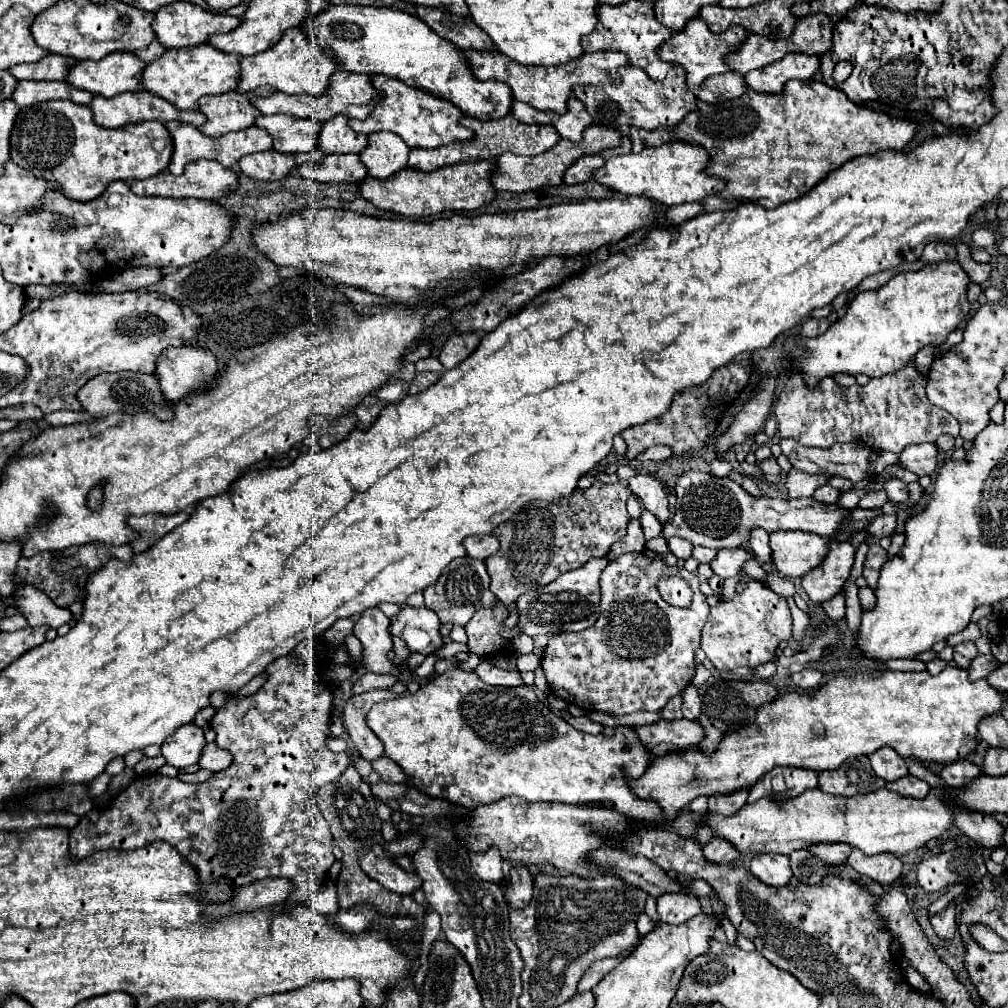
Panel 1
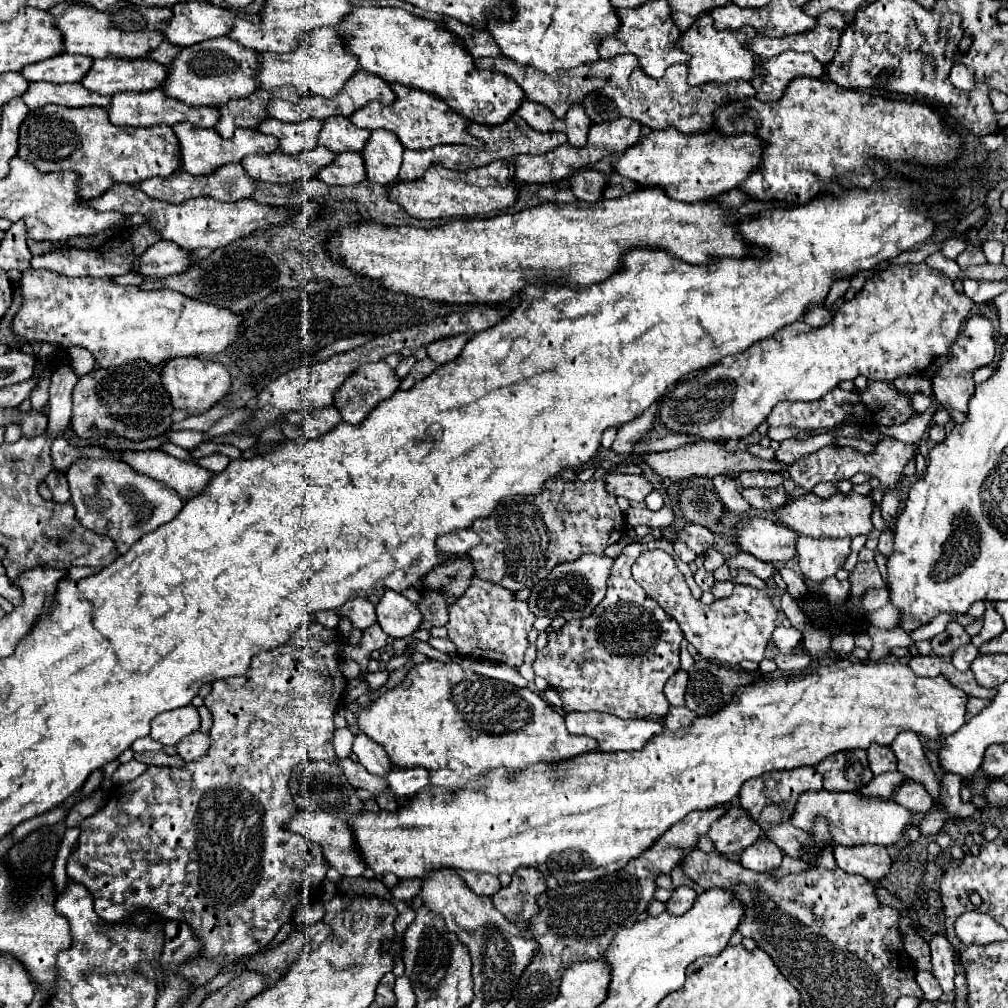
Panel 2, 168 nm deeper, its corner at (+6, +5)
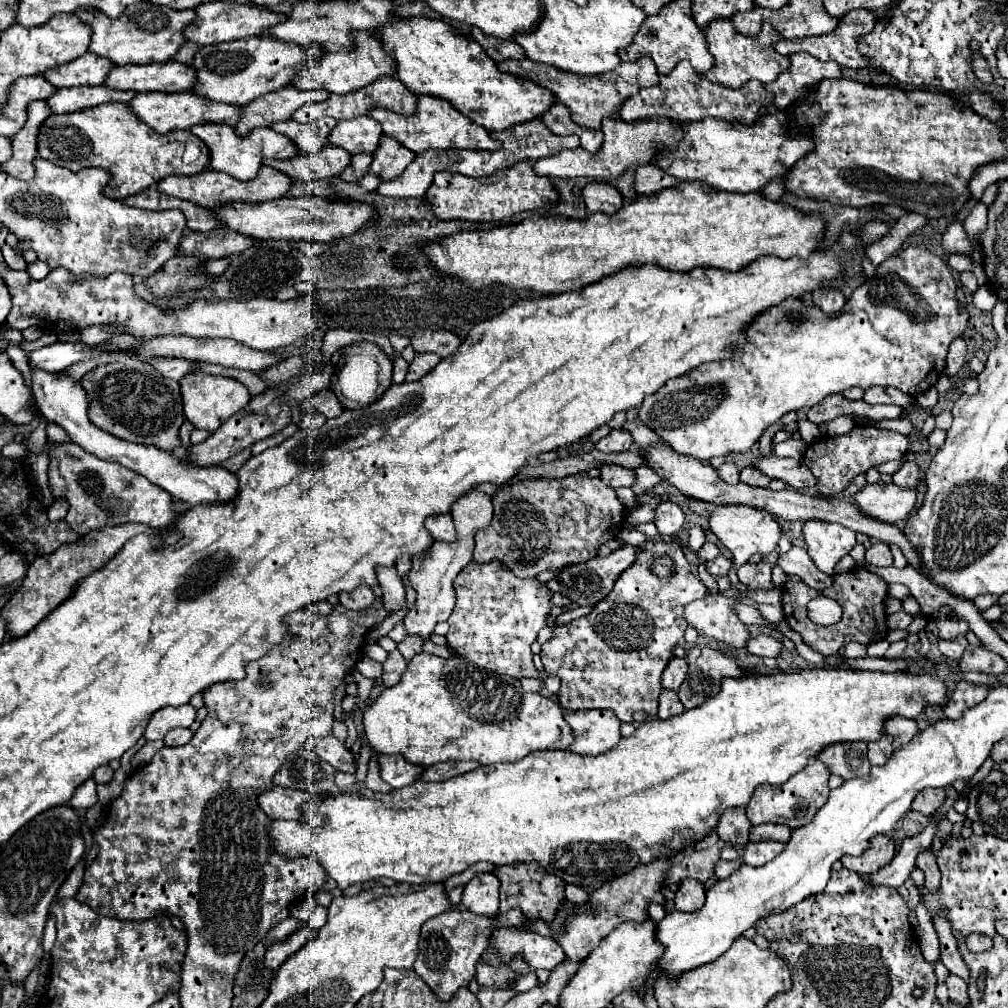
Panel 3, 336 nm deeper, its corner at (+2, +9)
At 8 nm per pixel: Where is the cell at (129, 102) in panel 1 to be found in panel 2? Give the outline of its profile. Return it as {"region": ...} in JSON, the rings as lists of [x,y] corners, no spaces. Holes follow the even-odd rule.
{"region":[[[151,90],[151,92],[119,92],[113,96],[113,102],[109,106],[109,118],[111,124],[117,126],[155,126],[155,124],[167,124],[173,126],[177,122],[191,122],[199,128],[213,128],[219,120],[219,110],[209,106],[187,106],[185,102],[179,102],[175,98],[169,98],[163,90]]]}

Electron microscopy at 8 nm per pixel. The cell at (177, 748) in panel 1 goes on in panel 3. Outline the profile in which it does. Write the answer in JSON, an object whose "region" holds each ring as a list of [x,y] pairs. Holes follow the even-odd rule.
{"region":[[[181,704],[181,706],[165,706],[153,714],[149,720],[149,726],[145,730],[147,740],[163,740],[165,734],[173,728],[189,728],[197,716],[197,710],[191,704]]]}

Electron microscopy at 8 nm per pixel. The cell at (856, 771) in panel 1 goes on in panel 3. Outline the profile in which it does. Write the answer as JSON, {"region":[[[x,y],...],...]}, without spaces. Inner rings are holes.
{"region":[[[843,742],[837,746],[827,746],[817,754],[817,758],[829,768],[831,774],[843,780],[865,778],[871,772],[871,762],[867,758],[865,742]]]}

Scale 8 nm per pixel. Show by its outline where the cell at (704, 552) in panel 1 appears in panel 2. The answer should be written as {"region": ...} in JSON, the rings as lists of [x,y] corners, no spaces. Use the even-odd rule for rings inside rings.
{"region":[[[709,548],[707,552],[705,552],[705,568],[709,570],[709,572],[715,572],[717,570],[717,566],[721,566],[725,562],[725,558],[717,552],[717,550],[713,550],[713,548]]]}

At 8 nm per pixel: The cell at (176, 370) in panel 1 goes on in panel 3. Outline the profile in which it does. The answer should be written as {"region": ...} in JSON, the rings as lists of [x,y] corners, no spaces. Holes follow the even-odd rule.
{"region":[[[191,372],[185,378],[181,378],[181,396],[183,396],[183,408],[185,408],[185,416],[187,420],[195,426],[195,428],[203,428],[209,432],[215,432],[229,416],[233,416],[235,412],[243,410],[247,406],[247,402],[251,400],[247,388],[235,380],[235,378],[227,378],[227,376],[211,376],[205,372]]]}

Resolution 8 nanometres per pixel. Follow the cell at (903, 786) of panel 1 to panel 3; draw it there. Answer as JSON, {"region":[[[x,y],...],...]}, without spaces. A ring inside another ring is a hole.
{"region":[[[921,790],[921,794],[917,794],[917,798],[911,804],[911,810],[921,812],[923,816],[931,816],[941,808],[943,800],[945,790]]]}

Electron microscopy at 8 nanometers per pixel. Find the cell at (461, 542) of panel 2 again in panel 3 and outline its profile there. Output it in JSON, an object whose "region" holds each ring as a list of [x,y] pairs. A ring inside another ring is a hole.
{"region":[[[451,514],[429,516],[427,528],[429,528],[429,534],[433,540],[441,540],[441,542],[455,542],[457,540],[457,530],[455,530]]]}

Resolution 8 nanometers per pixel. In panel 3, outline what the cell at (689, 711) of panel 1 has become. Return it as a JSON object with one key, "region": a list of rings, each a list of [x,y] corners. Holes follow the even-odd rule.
{"region":[[[673,658],[673,662],[669,662],[669,666],[665,668],[661,680],[663,680],[663,688],[667,690],[679,690],[679,686],[683,684],[687,676],[687,662],[683,658]]]}

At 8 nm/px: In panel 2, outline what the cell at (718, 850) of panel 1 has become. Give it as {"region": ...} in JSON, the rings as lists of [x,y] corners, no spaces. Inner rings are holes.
{"region":[[[731,806],[717,822],[713,822],[707,836],[723,856],[729,856],[743,852],[749,848],[749,844],[757,842],[761,836],[761,826],[757,826],[757,822],[753,822],[745,810]]]}

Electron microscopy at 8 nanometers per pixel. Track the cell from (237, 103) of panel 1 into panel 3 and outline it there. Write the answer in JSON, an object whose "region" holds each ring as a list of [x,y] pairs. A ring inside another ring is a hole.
{"region":[[[293,86],[263,94],[261,98],[241,108],[241,118],[235,124],[235,134],[245,136],[257,126],[271,126],[273,122],[289,120],[297,108],[311,102],[323,102],[327,96],[329,92],[325,90],[297,90]]]}

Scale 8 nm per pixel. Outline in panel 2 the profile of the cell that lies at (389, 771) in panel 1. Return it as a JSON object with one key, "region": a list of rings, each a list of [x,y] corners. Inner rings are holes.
{"region":[[[393,768],[387,776],[391,792],[399,798],[409,798],[429,786],[429,770],[423,768]]]}

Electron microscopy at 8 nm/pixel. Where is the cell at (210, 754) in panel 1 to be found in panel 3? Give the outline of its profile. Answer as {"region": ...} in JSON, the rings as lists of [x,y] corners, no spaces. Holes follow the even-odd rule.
{"region":[[[173,728],[167,736],[165,736],[165,746],[185,746],[187,742],[191,742],[193,732],[189,728]]]}

